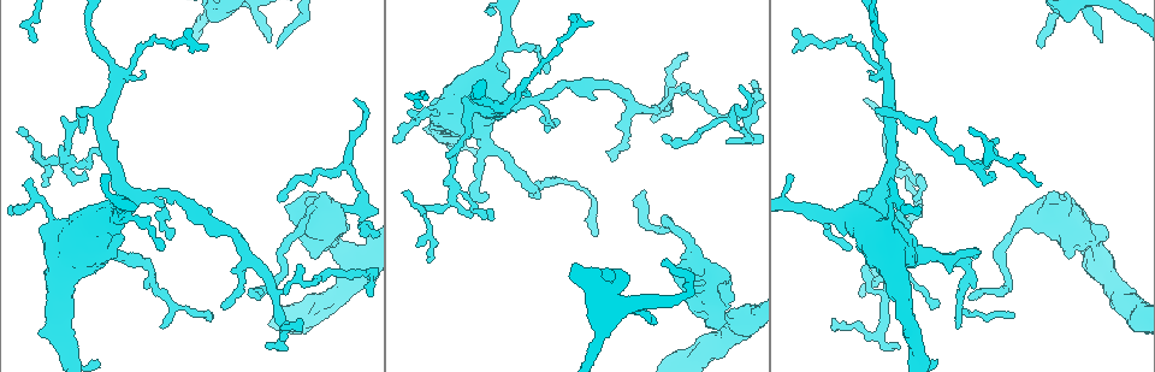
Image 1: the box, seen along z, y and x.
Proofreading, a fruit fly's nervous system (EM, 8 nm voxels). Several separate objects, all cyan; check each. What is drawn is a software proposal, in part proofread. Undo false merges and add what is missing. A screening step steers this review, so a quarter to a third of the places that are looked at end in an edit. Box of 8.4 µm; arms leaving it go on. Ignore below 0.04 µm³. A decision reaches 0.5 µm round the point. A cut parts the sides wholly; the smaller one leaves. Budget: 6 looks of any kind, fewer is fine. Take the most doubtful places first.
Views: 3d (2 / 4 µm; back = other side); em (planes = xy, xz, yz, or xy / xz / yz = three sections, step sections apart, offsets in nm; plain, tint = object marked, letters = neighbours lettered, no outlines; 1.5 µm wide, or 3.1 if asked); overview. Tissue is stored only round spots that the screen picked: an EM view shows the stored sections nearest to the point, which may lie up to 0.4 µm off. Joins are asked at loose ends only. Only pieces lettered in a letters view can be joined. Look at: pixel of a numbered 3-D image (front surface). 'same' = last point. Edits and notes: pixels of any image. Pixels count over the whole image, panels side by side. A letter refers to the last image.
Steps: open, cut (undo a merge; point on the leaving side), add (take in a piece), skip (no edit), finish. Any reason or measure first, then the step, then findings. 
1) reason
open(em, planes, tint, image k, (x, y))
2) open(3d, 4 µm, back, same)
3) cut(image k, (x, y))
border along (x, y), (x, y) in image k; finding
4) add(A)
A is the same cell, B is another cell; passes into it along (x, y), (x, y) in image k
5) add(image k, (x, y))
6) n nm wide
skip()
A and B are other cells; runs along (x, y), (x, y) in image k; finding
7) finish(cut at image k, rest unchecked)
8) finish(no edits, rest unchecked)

an open end
open(3d, 2 µm, image 1, (354, 100))

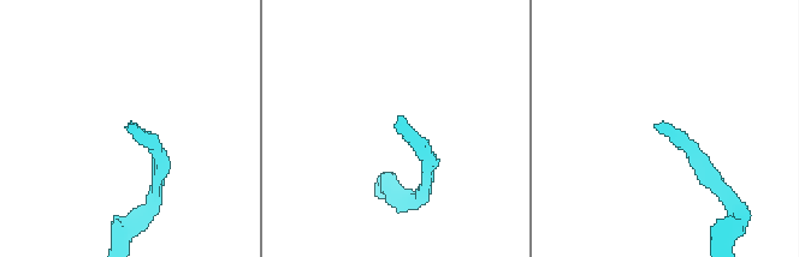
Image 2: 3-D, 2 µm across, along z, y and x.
now the EM
open(em, planes, letters, image 2, (397, 115))

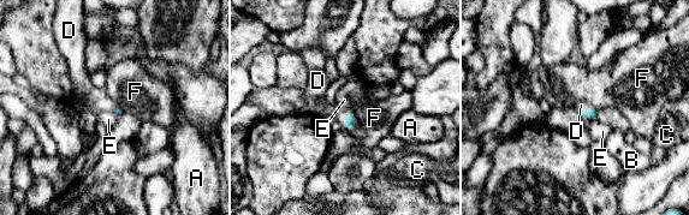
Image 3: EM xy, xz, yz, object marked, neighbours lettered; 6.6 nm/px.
add(D)
D is the same cell, A, B, C, E and F are other cells; the neuron continues

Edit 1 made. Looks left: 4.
see it whole again
open(overview)

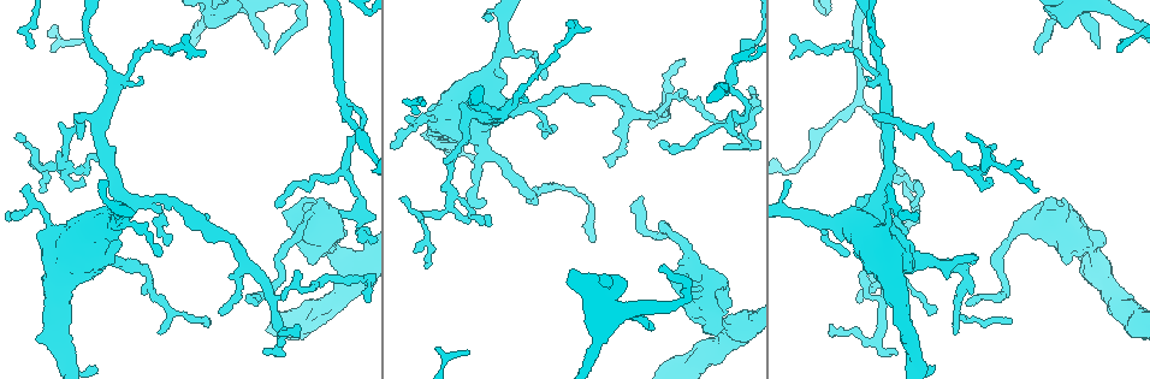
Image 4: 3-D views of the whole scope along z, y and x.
an open end
open(em, planes, letters, image 4, (651, 328))

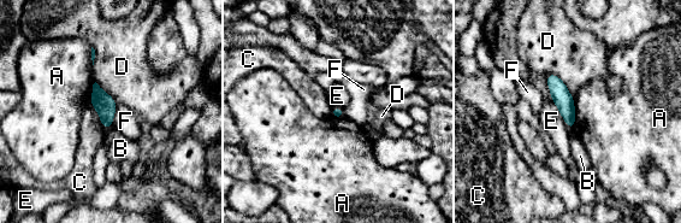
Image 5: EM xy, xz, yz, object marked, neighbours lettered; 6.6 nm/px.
skip()
A, B, C, D, E and F are other cells; border along (573, 98), (575, 128) in image 5; no lettered piece goes on from it

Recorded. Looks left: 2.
branch stops here
open(em, planes, letters, image 4, (590, 239))

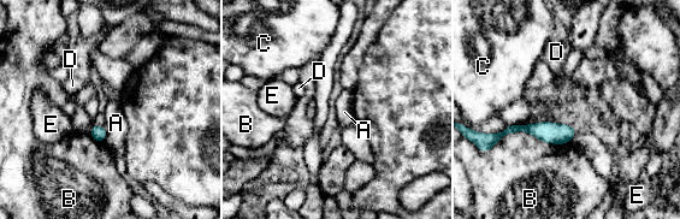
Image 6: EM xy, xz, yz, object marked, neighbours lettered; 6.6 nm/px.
skip()
A, B, C, D and E are other cells; runs along (572, 130), (516, 128), (497, 137) in image 6; no lettered piece goes on from it

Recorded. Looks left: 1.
finish(add at image 3, rest unchecked)

